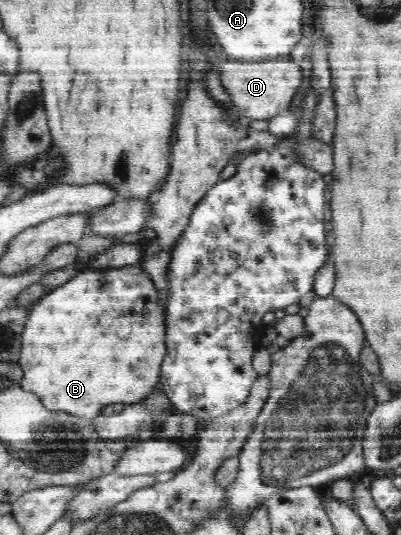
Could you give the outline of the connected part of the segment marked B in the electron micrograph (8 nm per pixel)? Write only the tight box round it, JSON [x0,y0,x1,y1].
[18,265,167,418]

